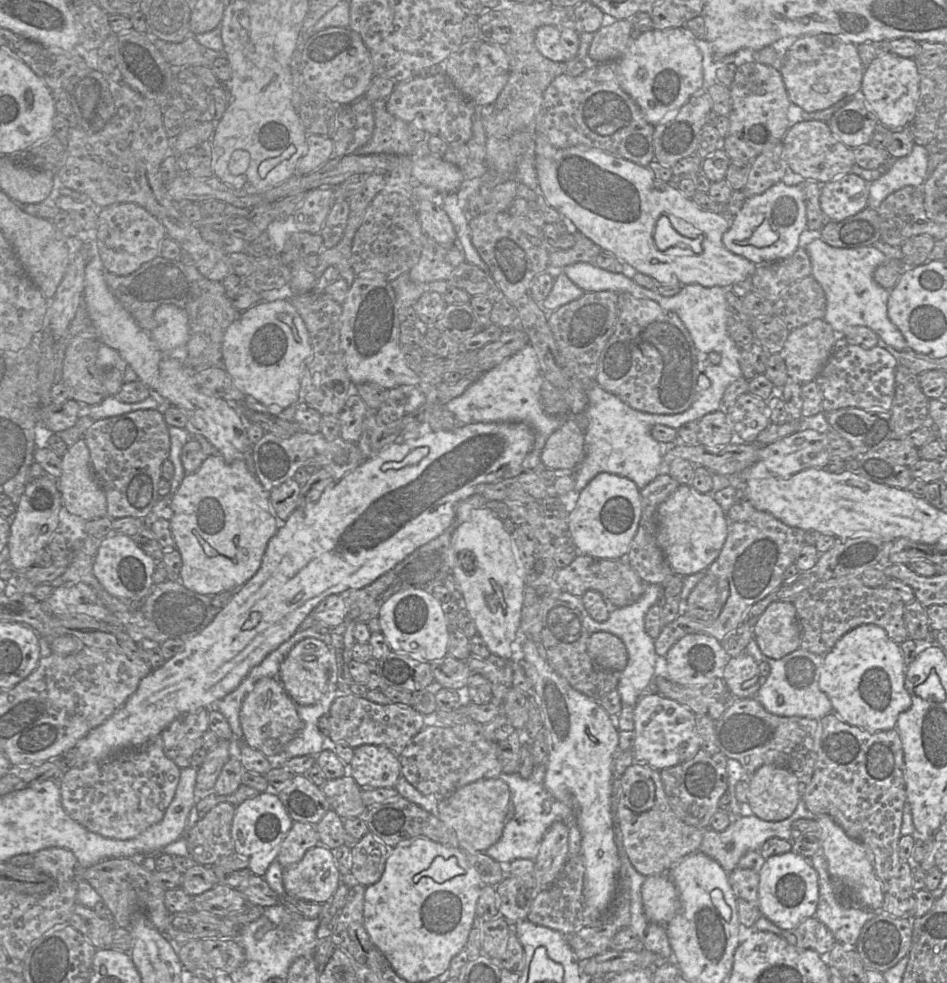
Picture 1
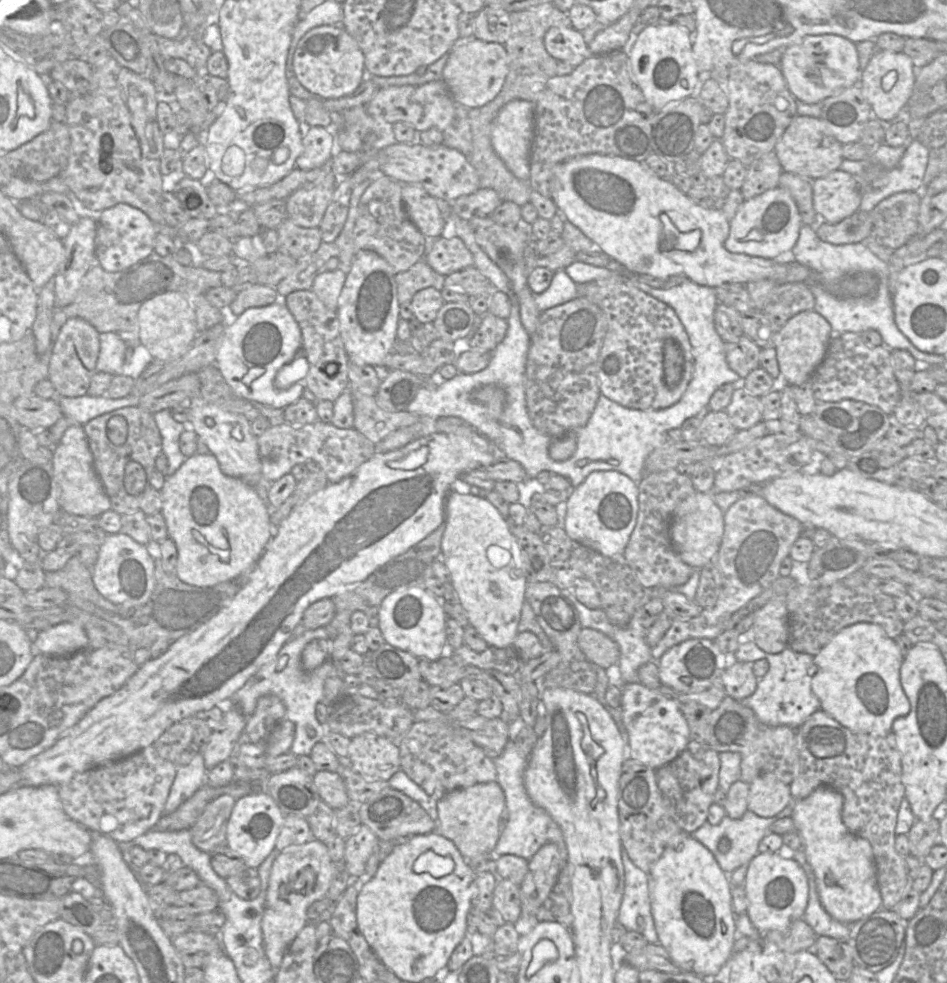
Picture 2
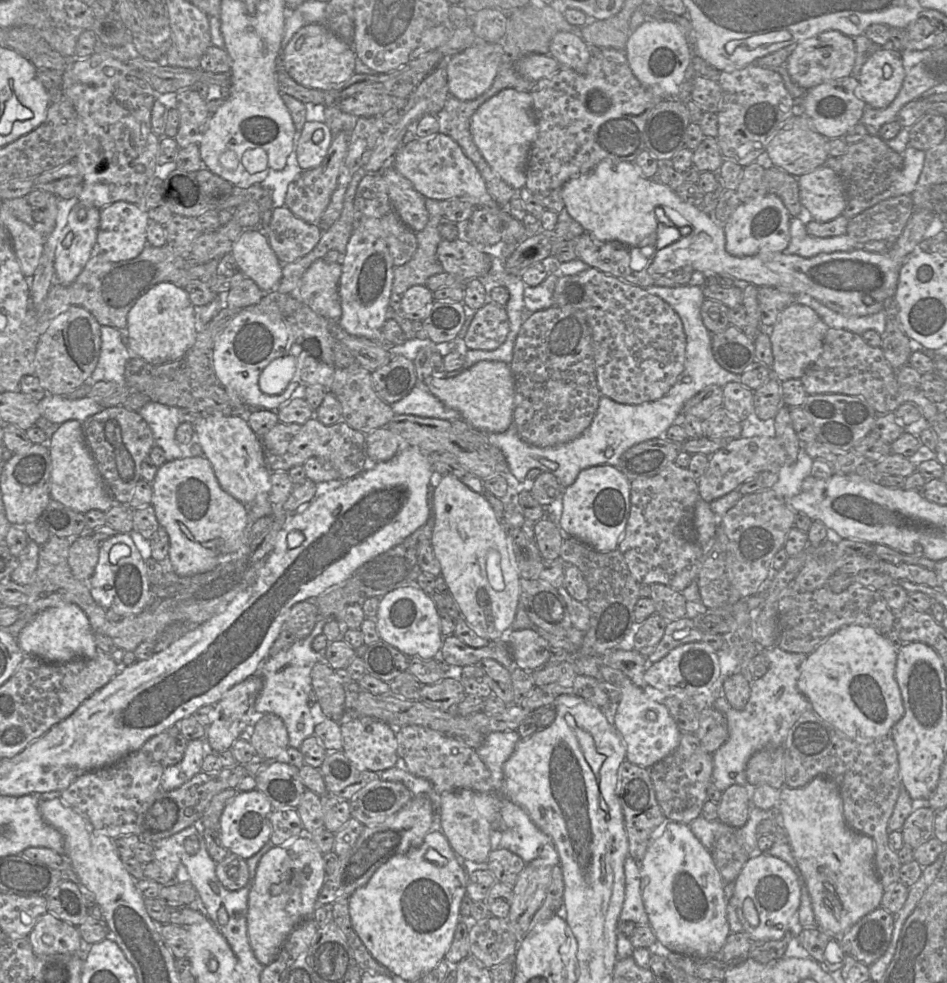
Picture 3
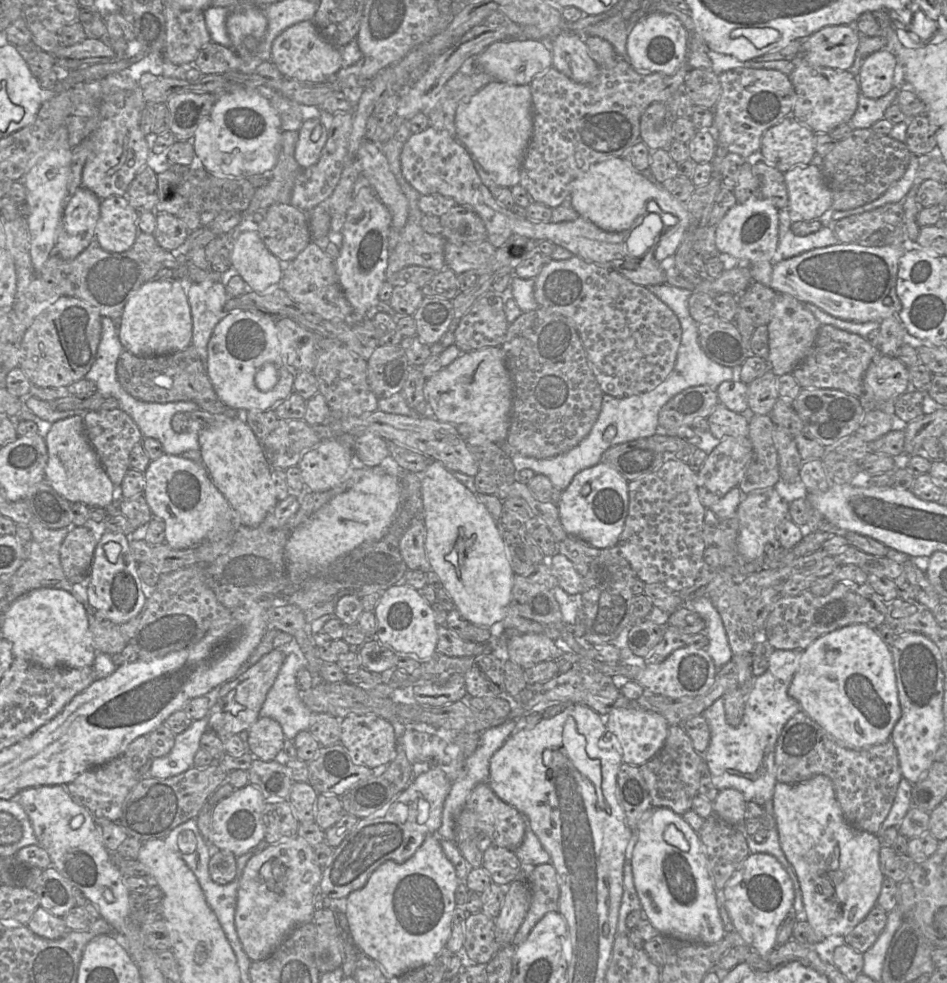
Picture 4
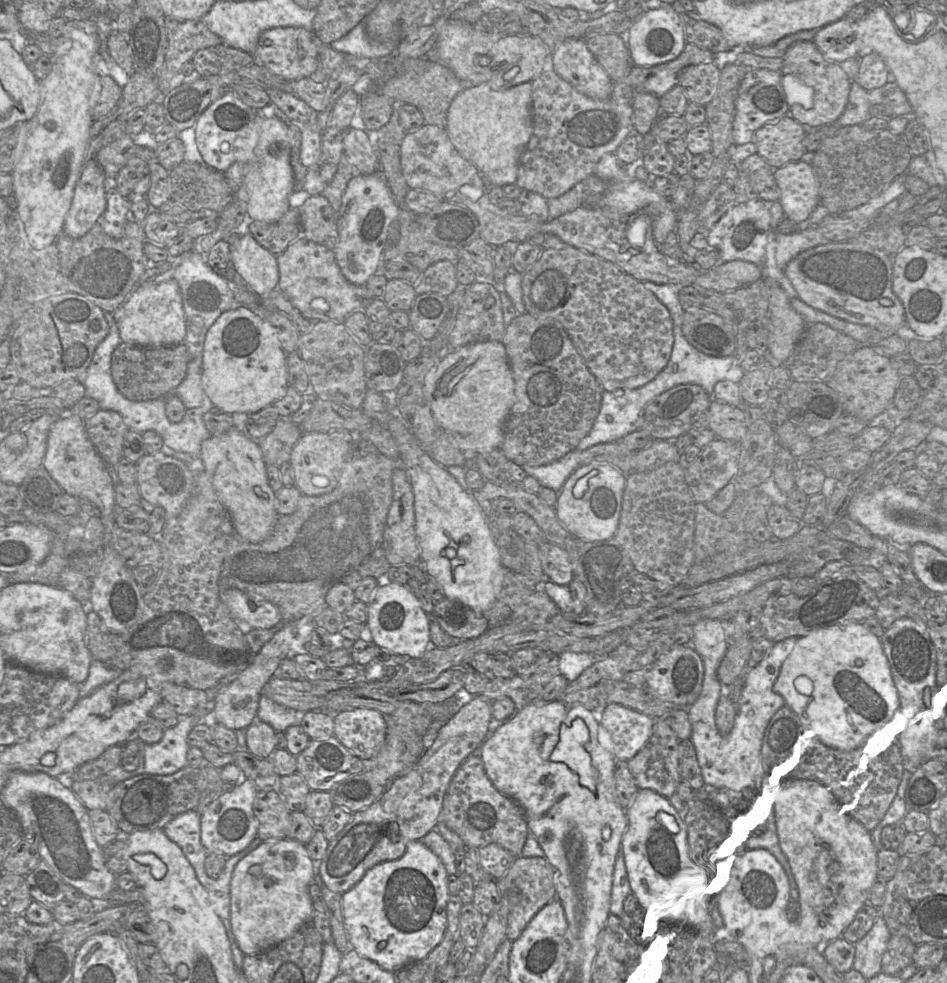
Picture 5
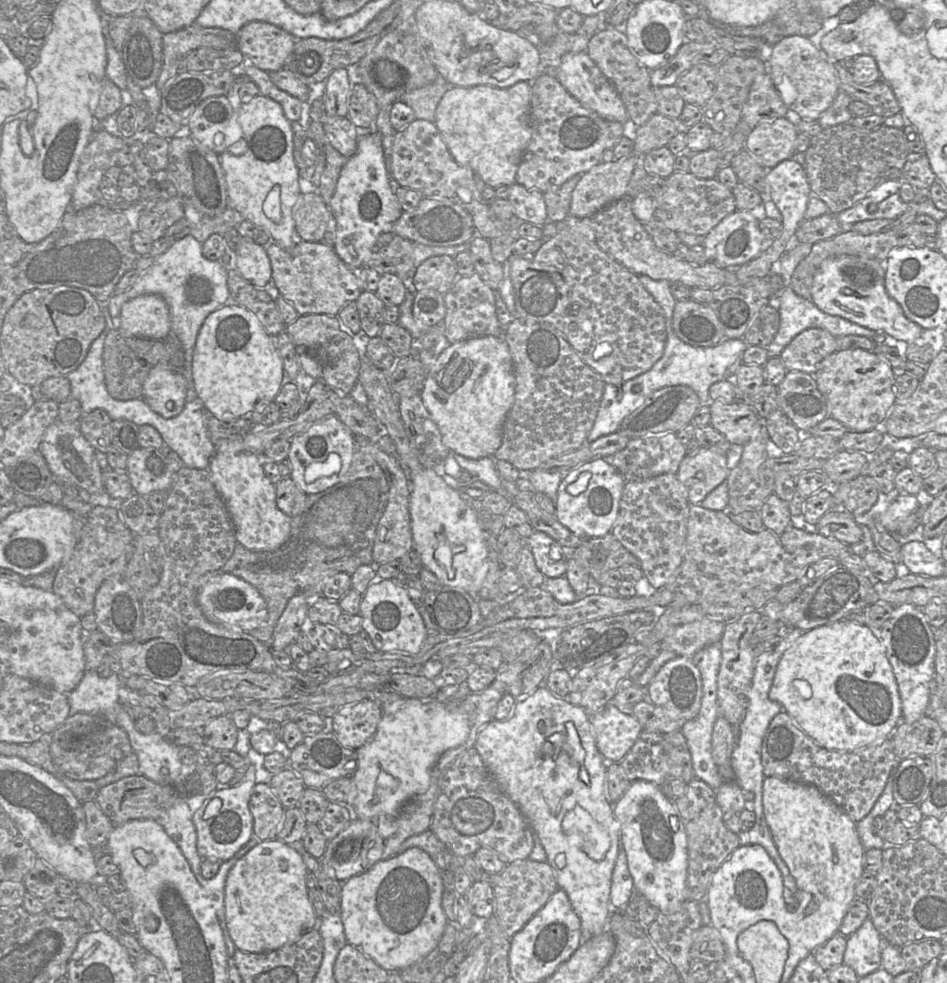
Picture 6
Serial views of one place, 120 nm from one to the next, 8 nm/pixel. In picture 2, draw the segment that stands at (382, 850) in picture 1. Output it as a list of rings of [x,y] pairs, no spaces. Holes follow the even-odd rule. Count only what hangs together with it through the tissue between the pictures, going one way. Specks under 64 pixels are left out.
[[[361,825],[345,840],[344,862],[349,874],[359,878],[366,871],[366,864],[377,850],[379,839],[365,825]]]

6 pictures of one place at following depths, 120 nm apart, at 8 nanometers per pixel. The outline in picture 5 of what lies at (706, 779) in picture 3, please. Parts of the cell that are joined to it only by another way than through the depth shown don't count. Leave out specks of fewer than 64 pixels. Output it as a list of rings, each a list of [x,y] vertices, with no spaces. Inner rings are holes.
[[[655,720],[653,733],[646,746],[630,761],[628,766],[641,791],[652,791],[670,798],[677,793],[682,782],[678,747],[680,740],[663,720]]]

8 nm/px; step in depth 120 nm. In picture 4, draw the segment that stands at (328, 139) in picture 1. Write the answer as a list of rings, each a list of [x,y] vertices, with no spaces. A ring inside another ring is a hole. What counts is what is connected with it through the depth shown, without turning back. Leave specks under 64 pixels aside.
[[[309,119],[303,122],[299,130],[295,159],[301,168],[307,168],[316,164],[327,142],[327,129],[324,126],[320,139],[318,141],[311,140],[312,131],[317,126],[322,126],[319,119]]]

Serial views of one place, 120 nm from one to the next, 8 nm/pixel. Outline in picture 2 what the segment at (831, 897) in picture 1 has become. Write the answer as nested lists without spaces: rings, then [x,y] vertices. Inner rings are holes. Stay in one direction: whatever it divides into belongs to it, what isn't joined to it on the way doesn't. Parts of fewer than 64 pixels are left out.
[[[804,850],[794,851],[793,859],[803,868],[808,881],[808,903],[802,919],[813,929],[817,936],[827,936],[847,941],[850,925],[833,919],[823,908],[817,893],[816,880]]]

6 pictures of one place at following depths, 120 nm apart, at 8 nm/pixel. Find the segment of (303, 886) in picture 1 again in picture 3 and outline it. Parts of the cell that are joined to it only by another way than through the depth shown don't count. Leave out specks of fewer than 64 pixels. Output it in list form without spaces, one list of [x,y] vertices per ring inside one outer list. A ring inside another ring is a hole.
[[[306,834],[294,838],[286,845],[274,846],[261,857],[253,886],[249,891],[246,919],[250,946],[263,966],[273,962],[292,930],[305,919],[312,917],[315,902],[324,882],[323,854]]]

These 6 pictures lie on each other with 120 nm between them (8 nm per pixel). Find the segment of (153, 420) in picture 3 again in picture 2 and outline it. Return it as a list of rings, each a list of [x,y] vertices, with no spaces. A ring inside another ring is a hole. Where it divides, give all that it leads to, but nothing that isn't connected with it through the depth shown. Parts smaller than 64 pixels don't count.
[[[169,409],[156,412],[153,417],[162,438],[162,453],[168,459],[168,468],[165,472],[165,476],[168,477],[174,474],[187,458],[179,447],[180,435],[185,430],[184,424],[175,421]]]

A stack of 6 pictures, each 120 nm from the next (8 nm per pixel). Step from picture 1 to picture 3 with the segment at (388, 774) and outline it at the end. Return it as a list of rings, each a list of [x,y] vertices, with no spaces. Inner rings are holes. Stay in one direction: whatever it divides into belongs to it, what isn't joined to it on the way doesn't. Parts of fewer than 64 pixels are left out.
[[[371,717],[346,718],[340,723],[343,752],[359,770],[380,772],[398,764],[396,729]]]

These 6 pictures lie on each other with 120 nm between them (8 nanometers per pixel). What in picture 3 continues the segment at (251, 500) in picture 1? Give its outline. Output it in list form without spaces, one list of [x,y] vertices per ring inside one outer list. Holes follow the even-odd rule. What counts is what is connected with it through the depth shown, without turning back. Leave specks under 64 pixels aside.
[[[206,457],[166,461],[158,467],[151,485],[151,504],[160,526],[169,534],[169,561],[176,574],[201,574],[222,563],[248,557],[248,507],[223,490]]]

